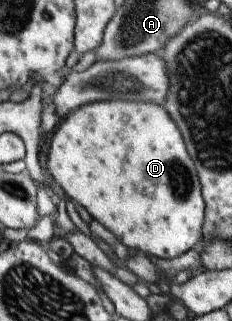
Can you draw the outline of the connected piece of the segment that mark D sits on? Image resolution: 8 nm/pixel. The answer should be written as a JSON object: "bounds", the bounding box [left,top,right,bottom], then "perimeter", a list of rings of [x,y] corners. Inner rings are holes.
{"bounds":[45,99,205,259],"perimeter":[[[106,99],[86,103],[85,105],[81,104],[63,117],[61,123],[57,125],[57,129],[55,129],[55,133],[51,137],[49,149],[47,149],[45,165],[53,181],[59,185],[65,197],[75,204],[79,203],[89,213],[92,219],[101,223],[127,249],[147,253],[147,255],[153,255],[157,259],[171,259],[171,257],[177,257],[177,255],[193,249],[195,243],[202,239],[201,226],[204,220],[205,210],[198,175],[196,174],[194,163],[191,161],[185,145],[183,145],[183,139],[179,135],[179,129],[169,119],[169,115],[165,113],[165,110],[161,109],[161,106],[157,104],[151,105],[151,103],[125,101],[122,99]]]}

